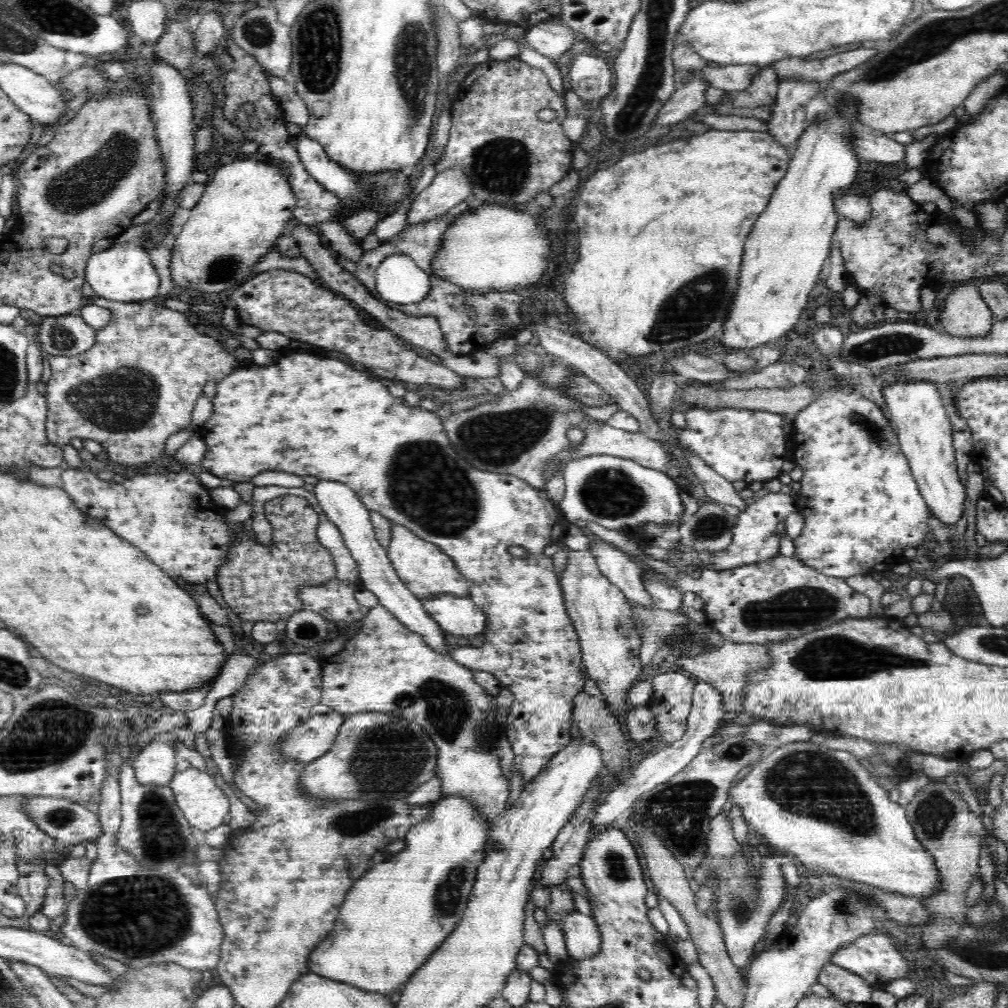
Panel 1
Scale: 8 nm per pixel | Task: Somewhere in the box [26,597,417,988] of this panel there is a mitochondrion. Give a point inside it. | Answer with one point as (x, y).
(135, 916)

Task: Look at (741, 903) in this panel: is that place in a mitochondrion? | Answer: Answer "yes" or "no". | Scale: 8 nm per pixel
yes

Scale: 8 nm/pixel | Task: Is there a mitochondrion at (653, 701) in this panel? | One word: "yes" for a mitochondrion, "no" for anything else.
no

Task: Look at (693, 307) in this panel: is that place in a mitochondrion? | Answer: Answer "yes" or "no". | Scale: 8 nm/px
yes

